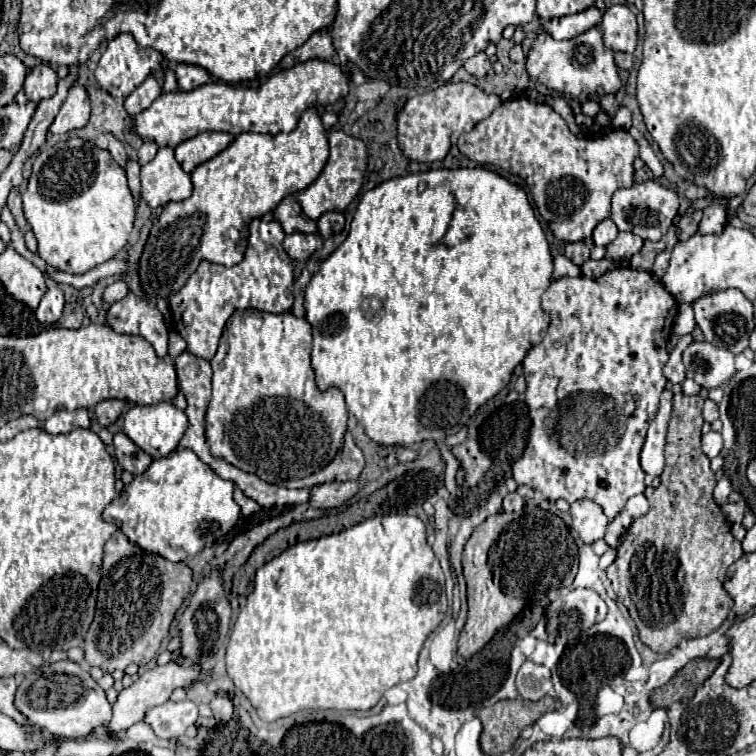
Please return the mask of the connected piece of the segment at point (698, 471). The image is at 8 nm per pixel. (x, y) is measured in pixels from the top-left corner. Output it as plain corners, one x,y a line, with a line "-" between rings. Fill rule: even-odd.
673,396
673,416
667,432
665,446
665,470
661,474
661,484
649,498
649,512
637,518
627,530
625,540
617,548
617,578
619,578
619,598
625,602
639,638
651,650
669,652
683,638
699,638
715,632
733,608
733,598
725,592
723,580
727,568
743,556
741,542
731,534
729,522
721,512
719,504
713,500
715,474
709,468
709,458
701,450
701,426
703,426
703,398
701,396

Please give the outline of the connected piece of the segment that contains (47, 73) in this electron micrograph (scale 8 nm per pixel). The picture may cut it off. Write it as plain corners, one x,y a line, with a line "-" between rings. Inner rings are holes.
47,64
35,66
25,78
23,90
31,102
41,102
45,98
51,98
53,92
57,92
57,72

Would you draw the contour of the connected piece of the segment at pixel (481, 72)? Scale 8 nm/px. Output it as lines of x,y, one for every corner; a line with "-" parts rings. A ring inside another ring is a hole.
479,52
479,54
475,54
473,58
469,58
469,60
463,64
463,68
465,68
469,74
481,78
481,76
485,76
485,74
491,70
491,62
489,62
489,58
485,56
485,52

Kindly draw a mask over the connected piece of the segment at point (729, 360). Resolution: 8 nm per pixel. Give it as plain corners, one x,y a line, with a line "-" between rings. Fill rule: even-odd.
693,340
685,348
683,364
685,374
707,390
727,384
737,372
735,354
729,352
727,348
717,348
705,340
703,342

